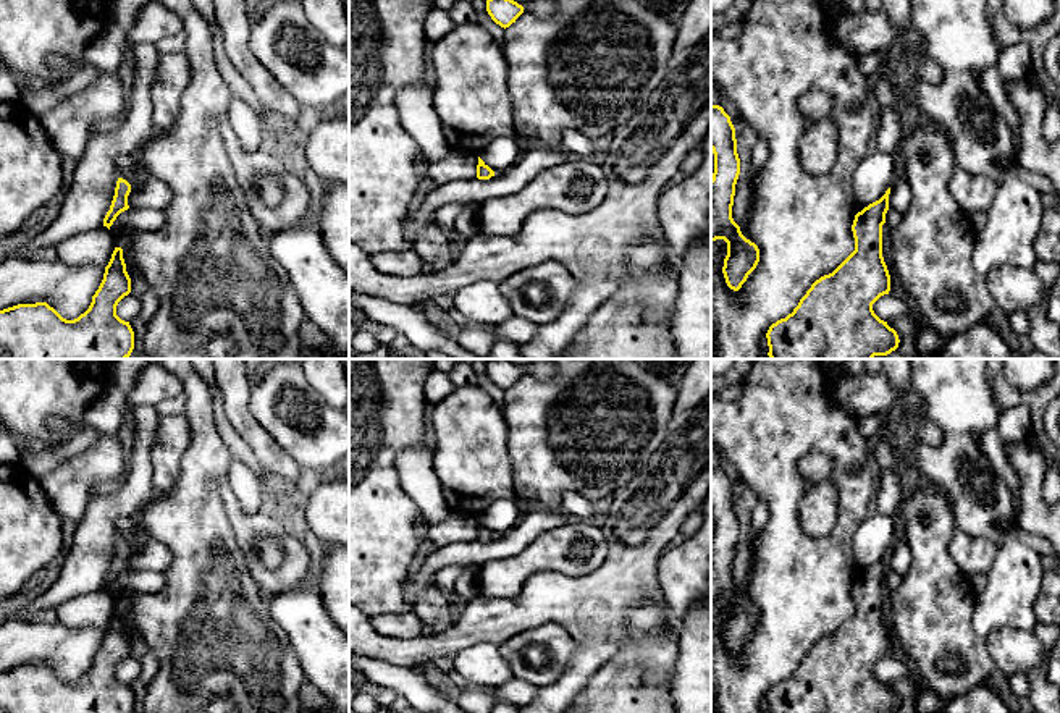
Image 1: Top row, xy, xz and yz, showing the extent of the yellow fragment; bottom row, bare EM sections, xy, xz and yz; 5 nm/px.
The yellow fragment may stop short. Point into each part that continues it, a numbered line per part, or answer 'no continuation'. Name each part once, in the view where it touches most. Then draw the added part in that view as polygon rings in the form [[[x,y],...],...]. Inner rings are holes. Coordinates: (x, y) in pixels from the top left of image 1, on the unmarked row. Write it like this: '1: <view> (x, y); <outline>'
no continuation

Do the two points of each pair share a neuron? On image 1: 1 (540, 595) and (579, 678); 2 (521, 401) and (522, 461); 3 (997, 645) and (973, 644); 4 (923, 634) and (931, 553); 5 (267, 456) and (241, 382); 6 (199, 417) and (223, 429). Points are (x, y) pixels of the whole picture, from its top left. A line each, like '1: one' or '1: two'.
1: one
2: one
3: two
4: one
5: one
6: two

